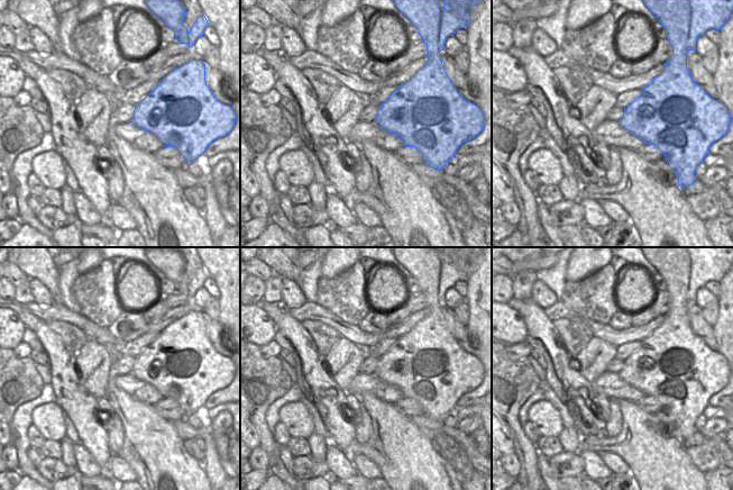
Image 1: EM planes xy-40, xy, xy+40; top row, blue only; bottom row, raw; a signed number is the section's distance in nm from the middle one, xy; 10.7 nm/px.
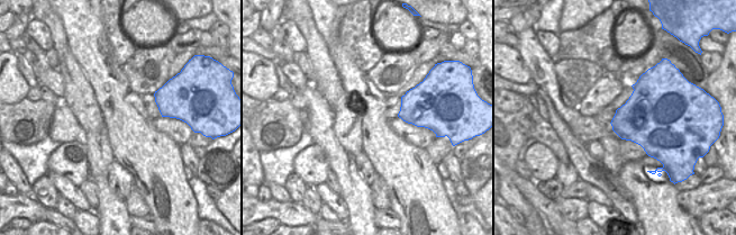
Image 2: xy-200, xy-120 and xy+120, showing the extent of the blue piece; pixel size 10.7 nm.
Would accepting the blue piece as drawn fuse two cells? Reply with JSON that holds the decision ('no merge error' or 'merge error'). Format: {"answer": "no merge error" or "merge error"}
{"answer": "merge error"}

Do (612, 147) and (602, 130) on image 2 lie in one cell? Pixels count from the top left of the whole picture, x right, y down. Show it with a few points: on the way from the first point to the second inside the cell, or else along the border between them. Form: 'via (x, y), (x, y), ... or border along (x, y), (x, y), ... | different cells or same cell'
border along (619, 138), (612, 135), (603, 135), (598, 139) | different cells

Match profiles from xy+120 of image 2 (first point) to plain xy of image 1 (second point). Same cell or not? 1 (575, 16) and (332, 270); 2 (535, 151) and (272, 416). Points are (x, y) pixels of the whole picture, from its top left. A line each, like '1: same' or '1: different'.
1: same
2: different

